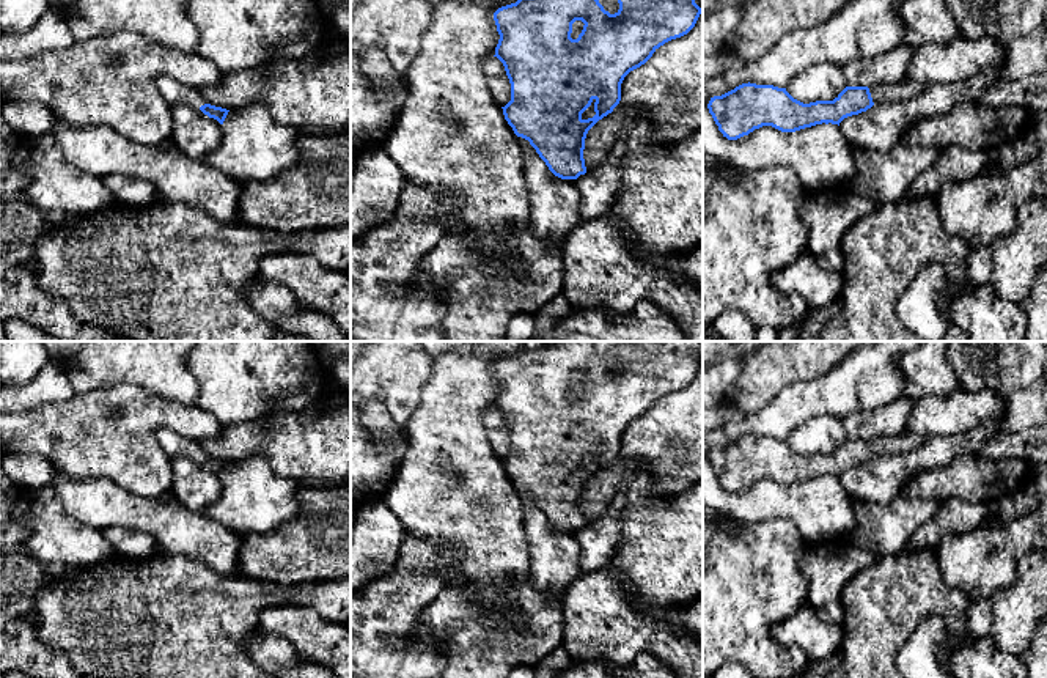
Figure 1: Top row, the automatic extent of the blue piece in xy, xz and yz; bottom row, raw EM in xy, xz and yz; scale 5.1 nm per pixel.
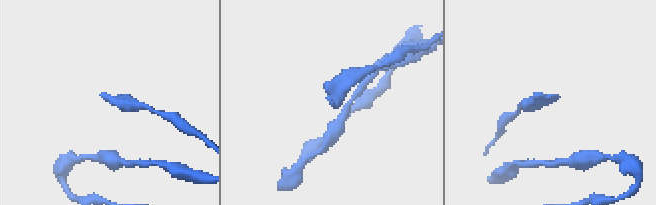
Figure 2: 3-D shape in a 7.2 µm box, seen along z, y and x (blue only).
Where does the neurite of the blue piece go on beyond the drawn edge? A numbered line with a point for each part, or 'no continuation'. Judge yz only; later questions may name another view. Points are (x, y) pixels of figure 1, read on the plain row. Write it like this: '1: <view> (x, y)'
1: yz (882, 445)

